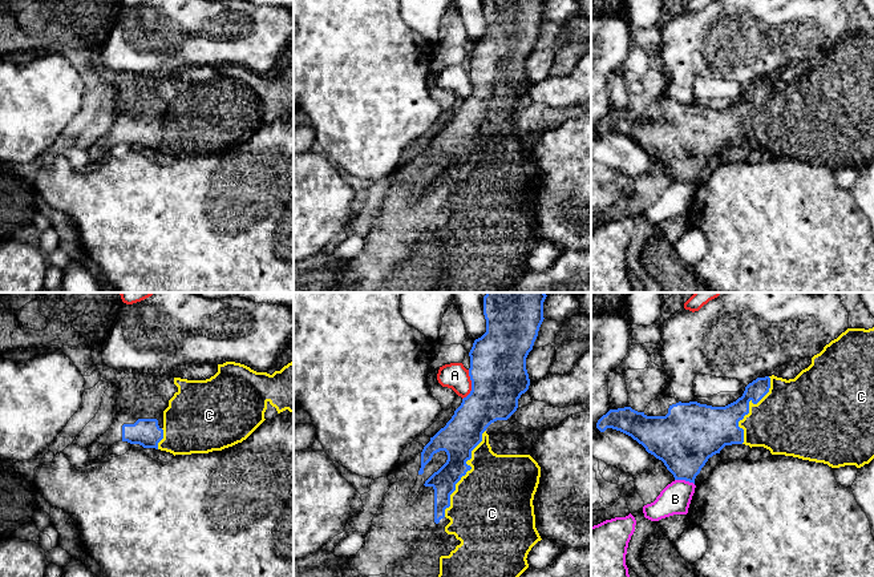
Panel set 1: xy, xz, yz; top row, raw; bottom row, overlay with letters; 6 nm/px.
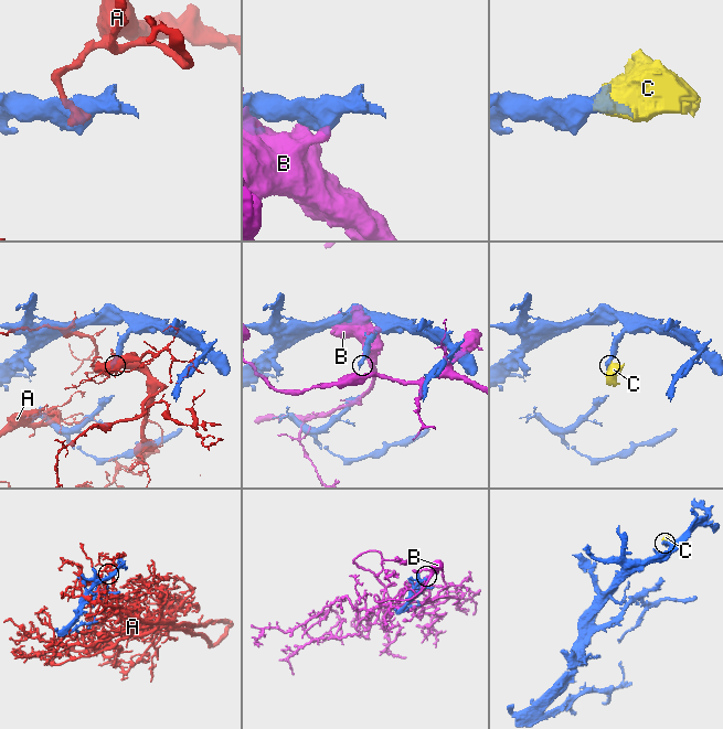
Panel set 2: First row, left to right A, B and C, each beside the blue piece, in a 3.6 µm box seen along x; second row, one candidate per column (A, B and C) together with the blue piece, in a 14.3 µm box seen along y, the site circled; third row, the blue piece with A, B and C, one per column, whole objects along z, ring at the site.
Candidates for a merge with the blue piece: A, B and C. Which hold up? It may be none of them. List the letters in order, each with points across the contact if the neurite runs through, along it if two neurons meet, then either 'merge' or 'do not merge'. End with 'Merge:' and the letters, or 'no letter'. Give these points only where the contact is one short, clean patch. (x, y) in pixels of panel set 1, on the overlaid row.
A: along xz (469, 370), (470, 391), (462, 399) | do not merge
B: do not merge
C: merge
Merge: C

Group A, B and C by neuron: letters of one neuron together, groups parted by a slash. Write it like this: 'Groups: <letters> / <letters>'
Groups: A / B / C

